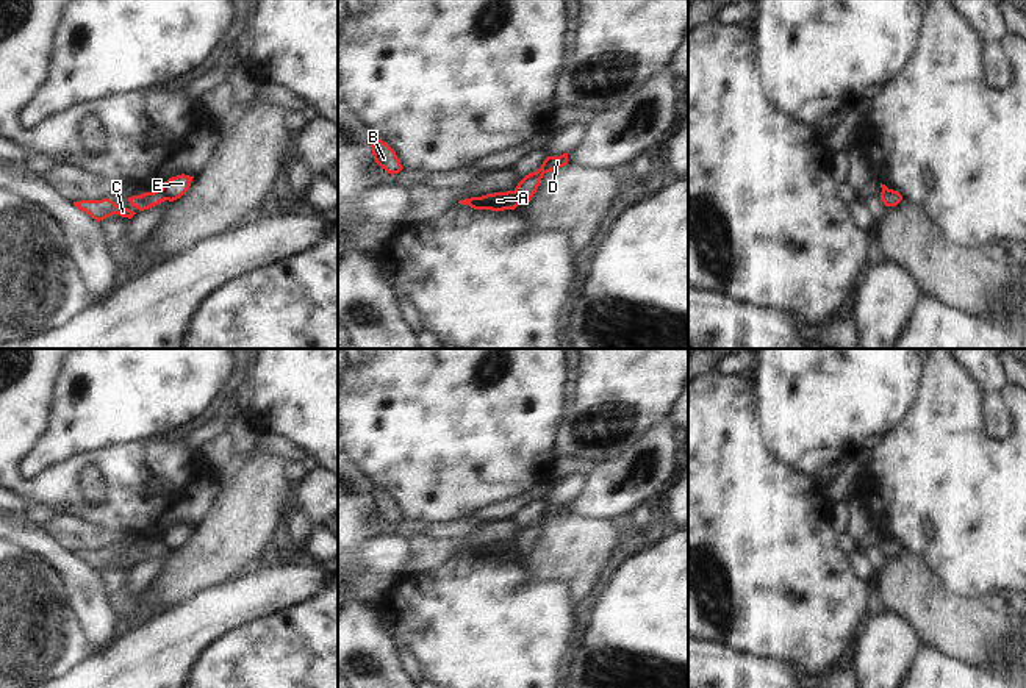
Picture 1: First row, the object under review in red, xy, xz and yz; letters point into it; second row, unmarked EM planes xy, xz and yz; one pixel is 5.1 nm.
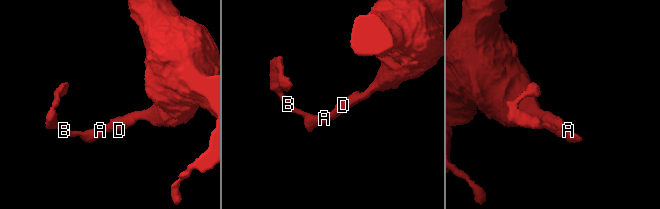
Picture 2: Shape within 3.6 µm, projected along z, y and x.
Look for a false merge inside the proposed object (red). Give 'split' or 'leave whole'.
split

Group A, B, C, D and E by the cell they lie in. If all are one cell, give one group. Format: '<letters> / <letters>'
A B C / D E

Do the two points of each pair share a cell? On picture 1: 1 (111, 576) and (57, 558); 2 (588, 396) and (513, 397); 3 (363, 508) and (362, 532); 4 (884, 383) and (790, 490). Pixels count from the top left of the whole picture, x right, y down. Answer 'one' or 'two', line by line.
1: two
2: two
3: one
4: two

